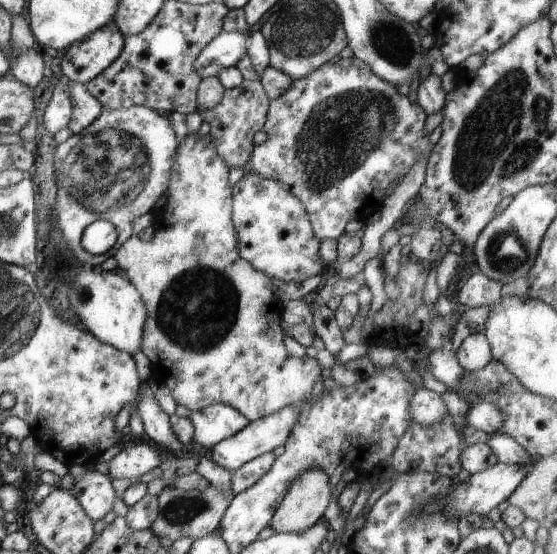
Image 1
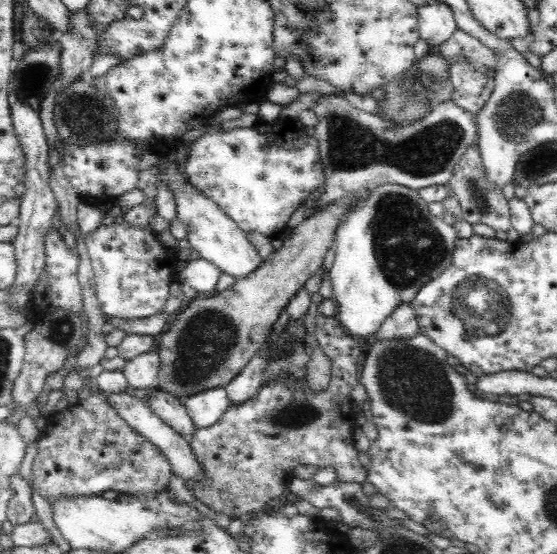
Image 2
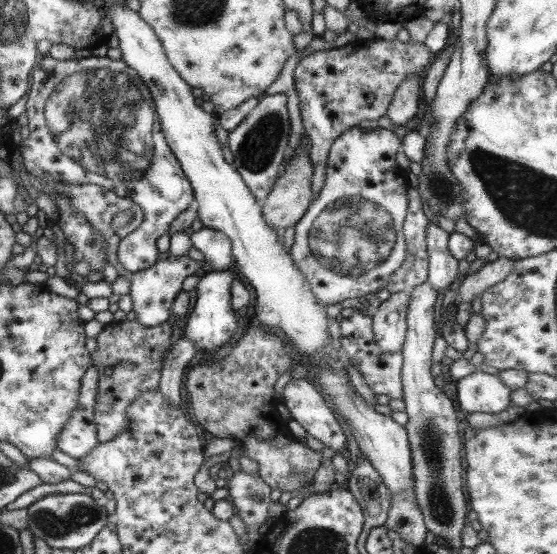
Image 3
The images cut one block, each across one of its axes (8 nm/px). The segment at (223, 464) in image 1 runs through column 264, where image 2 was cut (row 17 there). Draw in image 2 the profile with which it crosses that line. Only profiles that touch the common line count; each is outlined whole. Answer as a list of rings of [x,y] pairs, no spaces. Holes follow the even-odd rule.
[[[440,2],[418,7],[417,25],[418,38],[428,43],[431,52],[437,52],[457,29],[450,7]]]

